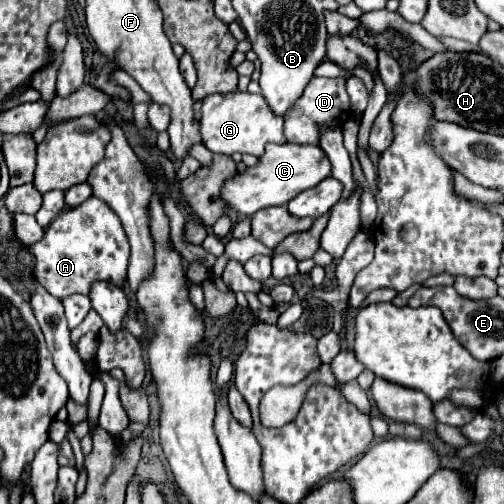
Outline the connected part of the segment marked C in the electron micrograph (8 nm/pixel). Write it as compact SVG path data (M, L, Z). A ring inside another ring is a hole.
M268 144L260 164L246 168L246 174L236 174L224 184L224 200L240 216L252 216L260 208L282 206L300 192L316 186L330 176L328 156L314 144Z

